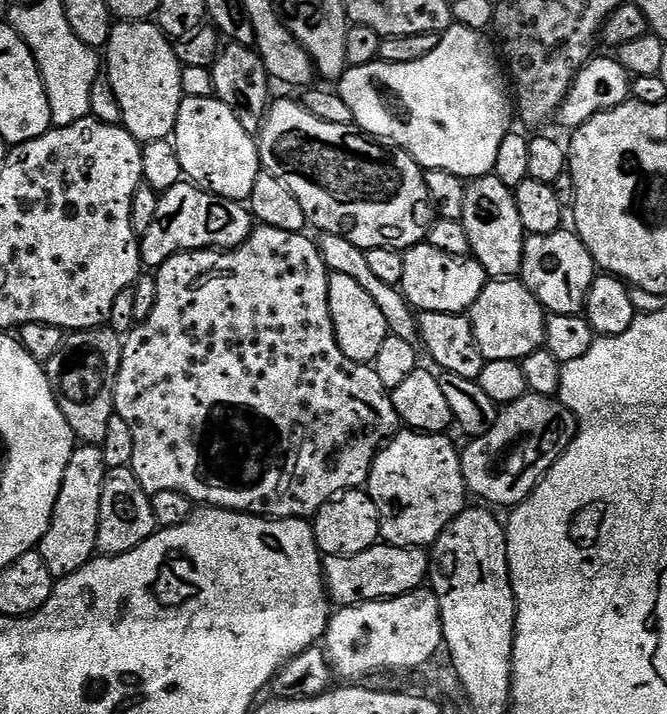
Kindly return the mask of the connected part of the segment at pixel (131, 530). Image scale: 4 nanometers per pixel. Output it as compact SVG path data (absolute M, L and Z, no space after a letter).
M131 467L107 469L98 514L97 549L105 556L121 556L150 539L157 528L151 495L142 486L142 482L138 482Z

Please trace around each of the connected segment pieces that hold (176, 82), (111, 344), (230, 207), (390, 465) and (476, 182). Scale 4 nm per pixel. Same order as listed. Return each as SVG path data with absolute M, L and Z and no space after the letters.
M126 20L117 23L112 29L106 45L106 75L118 94L118 106L122 106L122 124L134 139L149 144L155 140L169 139L176 131L176 119L180 102L184 99L182 90L182 65L176 57L173 41L164 35L160 25L148 20Z
M111 327L86 328L76 330L65 339L64 345L50 358L46 365L48 381L56 395L58 406L70 426L77 441L88 446L103 445L106 429L110 427L110 418L116 411L116 379L122 371L120 359L124 353L121 333L112 331Z
M181 182L161 195L154 223L142 233L140 259L145 269L156 270L179 252L239 248L252 237L253 231L254 217L247 203L215 196L191 182Z
M400 430L381 448L368 475L366 491L378 506L380 515L380 540L386 544L397 544L399 548L423 548L435 544L437 538L446 530L446 526L466 507L464 496L469 495L462 474L462 452L451 440L451 435L434 432L414 432Z
M494 174L475 177L467 185L467 190L463 222L466 235L470 237L471 255L492 280L519 277L526 233L522 218L518 218L515 191L506 187Z

